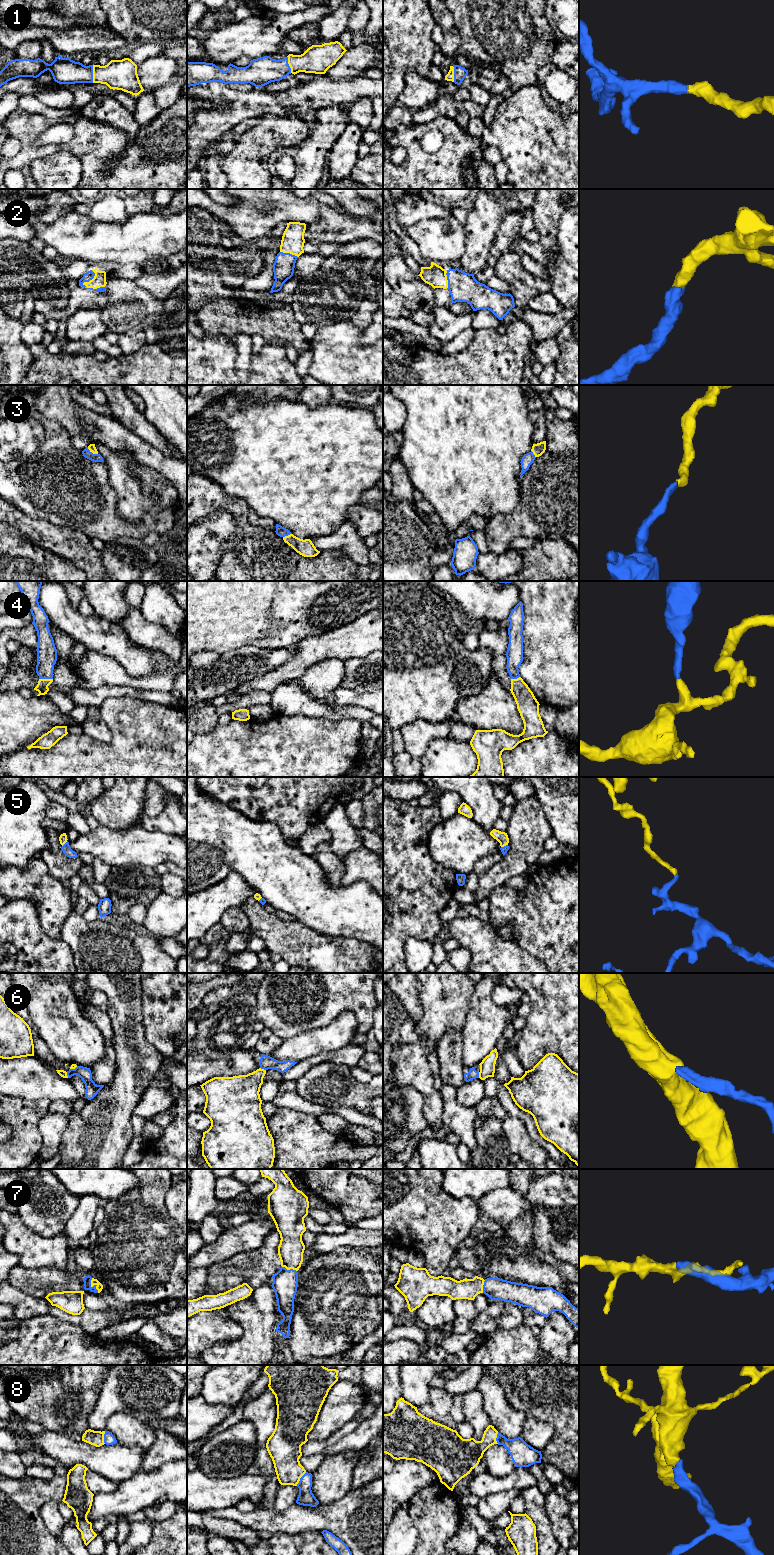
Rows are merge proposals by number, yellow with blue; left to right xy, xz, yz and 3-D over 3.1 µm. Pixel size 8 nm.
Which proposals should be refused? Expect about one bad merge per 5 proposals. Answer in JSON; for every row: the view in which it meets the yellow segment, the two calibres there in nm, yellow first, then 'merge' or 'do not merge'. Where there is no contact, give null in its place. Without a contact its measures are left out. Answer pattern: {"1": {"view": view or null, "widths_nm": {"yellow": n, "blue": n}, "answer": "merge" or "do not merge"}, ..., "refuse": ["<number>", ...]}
{"1": {"view": "xy", "widths_nm": {"yellow": 240, "blue": 200}, "answer": "merge"}, "2": {"view": "xy", "widths_nm": {"yellow": 110, "blue": 70}, "answer": "merge"}, "3": {"view": "xy", "widths_nm": {"yellow": 60, "blue": 70}, "answer": "merge"}, "4": {"view": "xy", "widths_nm": {"yellow": 100, "blue": 160}, "answer": "merge"}, "5": {"view": "xy", "widths_nm": {"yellow": 70, "blue": 70}, "answer": "merge"}, "6": {"view": "xy", "widths_nm": {"yellow": 60, "blue": 110}, "answer": "do not merge"}, "7": {"view": "xy", "widths_nm": {"yellow": 60, "blue": 60}, "answer": "merge"}, "8": {"view": "xz", "widths_nm": {"yellow": 240, "blue": 130}, "answer": "merge"}, "refuse": ["6"]}

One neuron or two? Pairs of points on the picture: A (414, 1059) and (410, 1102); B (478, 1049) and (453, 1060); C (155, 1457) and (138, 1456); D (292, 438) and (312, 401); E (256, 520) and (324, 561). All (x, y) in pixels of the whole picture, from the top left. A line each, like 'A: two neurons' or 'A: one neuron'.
A: two neurons
B: two neurons
C: two neurons
D: two neurons
E: two neurons

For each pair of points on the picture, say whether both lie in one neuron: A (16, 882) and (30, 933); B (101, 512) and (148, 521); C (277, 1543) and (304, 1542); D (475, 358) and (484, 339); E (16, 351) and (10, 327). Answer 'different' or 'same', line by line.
A: different
B: same
C: same
D: same
E: same

